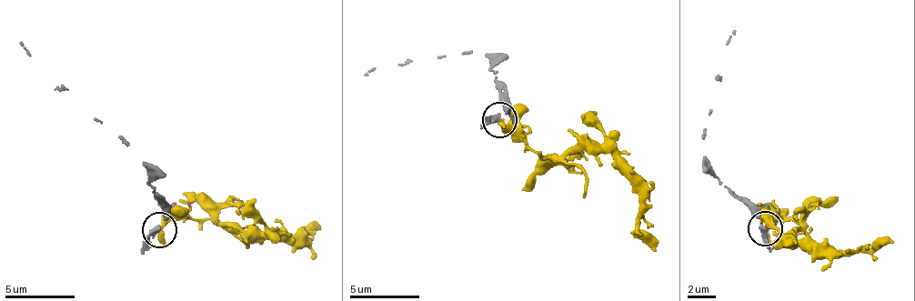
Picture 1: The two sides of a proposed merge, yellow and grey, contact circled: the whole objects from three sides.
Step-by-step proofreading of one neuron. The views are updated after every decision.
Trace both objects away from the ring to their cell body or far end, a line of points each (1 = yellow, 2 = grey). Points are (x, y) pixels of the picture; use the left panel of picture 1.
1: (159, 228), (176, 217), (205, 219), (267, 234), (303, 238), (318, 225)
2: (159, 228), (165, 218), (165, 199), (144, 163), (123, 138), (29, 57), (19, 43)

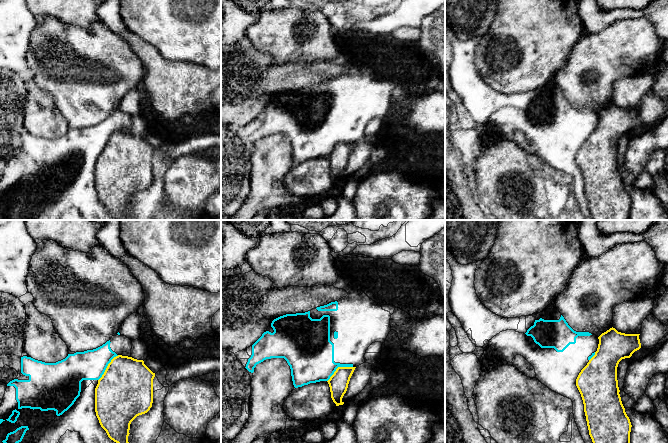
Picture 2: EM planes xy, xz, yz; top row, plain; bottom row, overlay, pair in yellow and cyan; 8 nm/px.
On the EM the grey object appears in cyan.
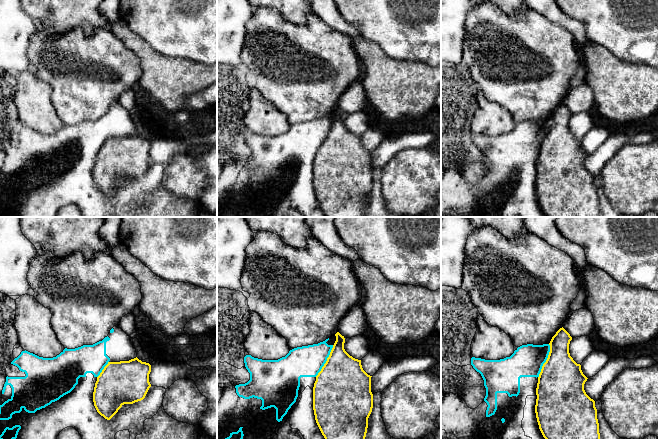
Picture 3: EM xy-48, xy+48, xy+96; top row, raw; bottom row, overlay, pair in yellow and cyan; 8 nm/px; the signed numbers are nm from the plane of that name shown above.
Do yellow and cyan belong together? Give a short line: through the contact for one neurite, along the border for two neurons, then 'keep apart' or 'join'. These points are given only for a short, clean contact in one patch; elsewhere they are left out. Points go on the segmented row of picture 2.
line xz (352, 366), (339, 366), (327, 381); keep apart

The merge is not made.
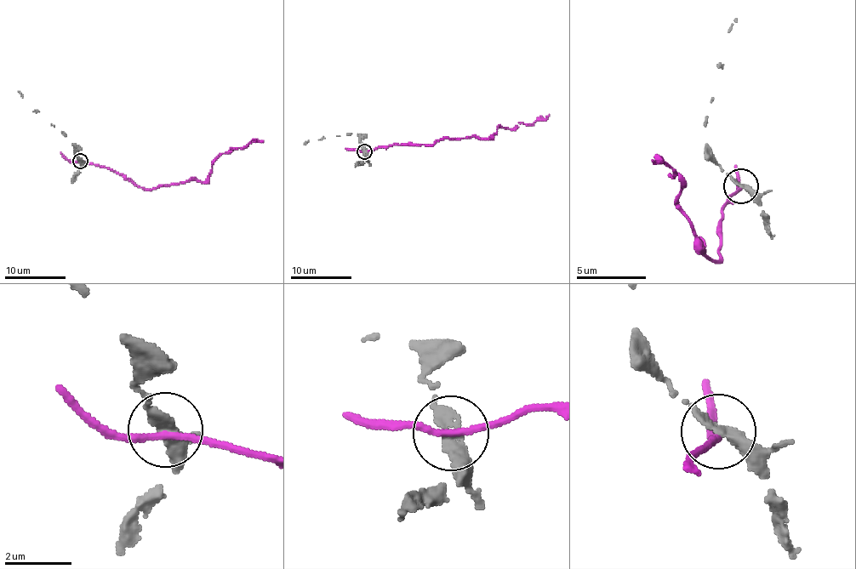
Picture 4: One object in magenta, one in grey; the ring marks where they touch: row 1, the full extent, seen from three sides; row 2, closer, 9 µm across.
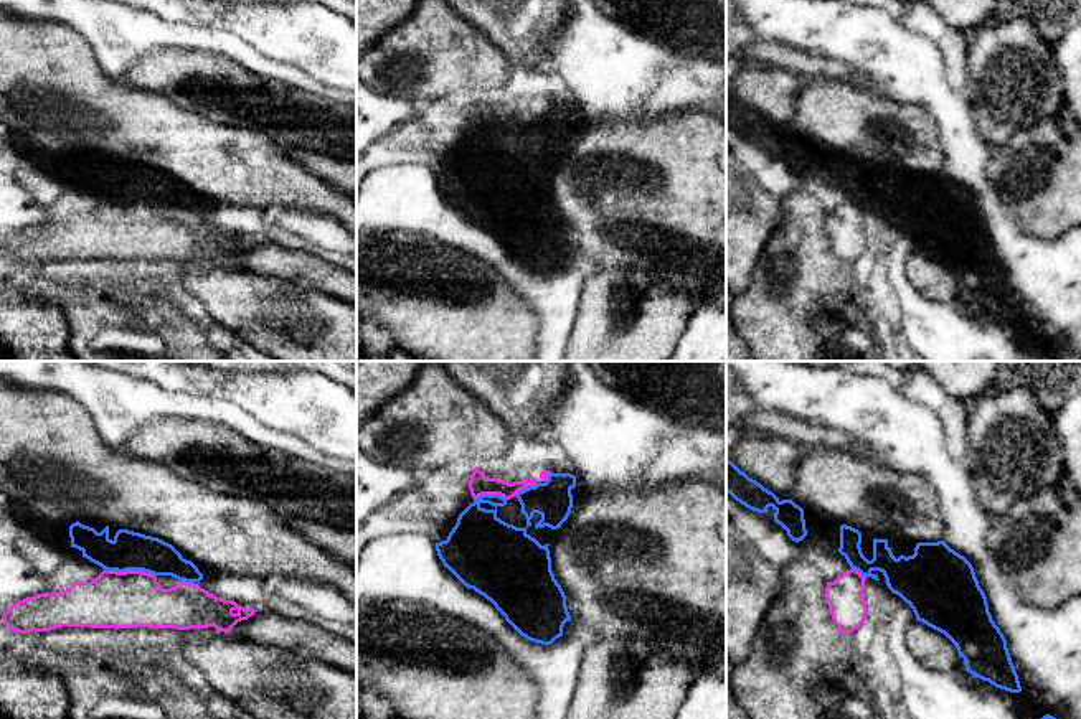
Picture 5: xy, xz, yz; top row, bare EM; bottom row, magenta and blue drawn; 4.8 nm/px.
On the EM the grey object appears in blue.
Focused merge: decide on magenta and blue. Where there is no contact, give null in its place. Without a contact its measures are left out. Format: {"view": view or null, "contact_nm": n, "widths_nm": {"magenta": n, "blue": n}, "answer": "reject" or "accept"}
{"view": "xy", "contact_nm": 260, "widths_nm": {"magenta": 280, "blue": 190}, "answer": "reject"}

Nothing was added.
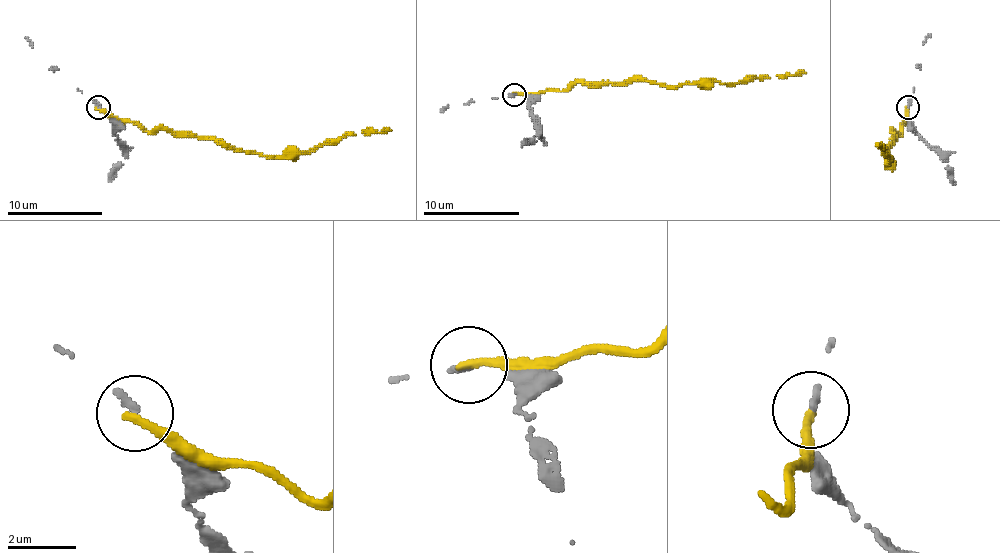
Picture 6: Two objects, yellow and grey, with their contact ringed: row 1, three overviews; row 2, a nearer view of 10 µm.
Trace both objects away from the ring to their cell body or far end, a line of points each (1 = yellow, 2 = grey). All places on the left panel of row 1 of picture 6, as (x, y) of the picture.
1: (98, 107), (148, 131), (191, 132), (264, 156), (298, 156), (348, 135), (391, 130)
2: (98, 107), (112, 124), (125, 157), (108, 181)

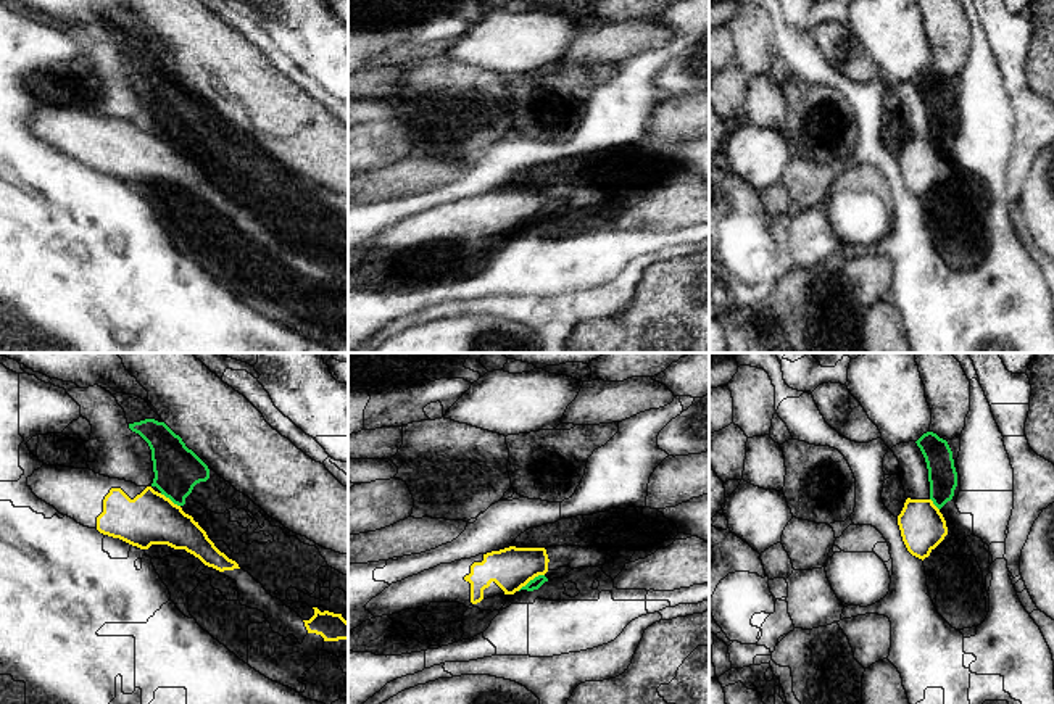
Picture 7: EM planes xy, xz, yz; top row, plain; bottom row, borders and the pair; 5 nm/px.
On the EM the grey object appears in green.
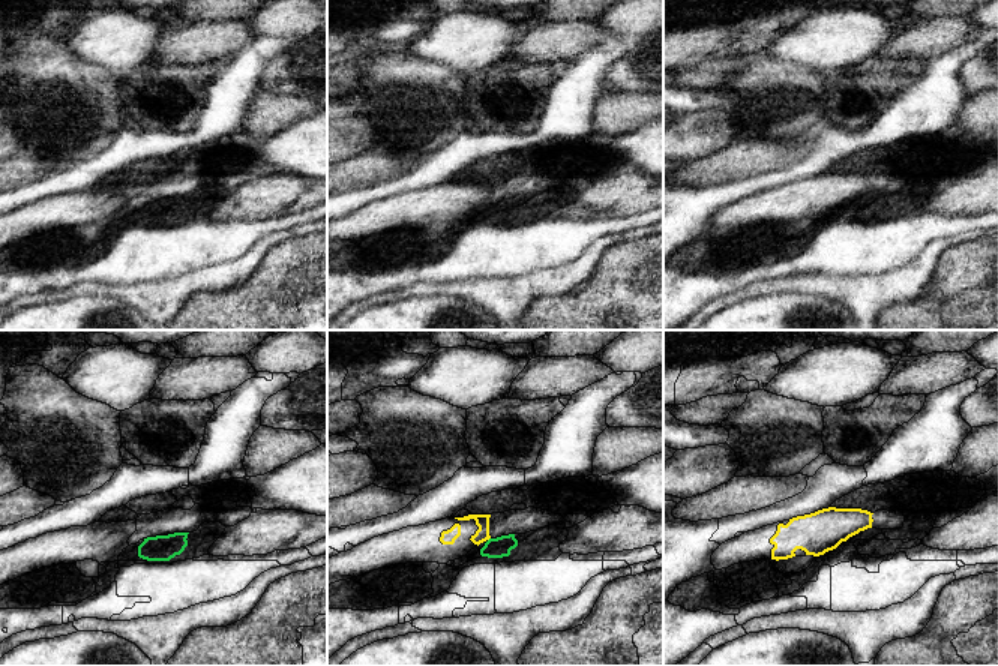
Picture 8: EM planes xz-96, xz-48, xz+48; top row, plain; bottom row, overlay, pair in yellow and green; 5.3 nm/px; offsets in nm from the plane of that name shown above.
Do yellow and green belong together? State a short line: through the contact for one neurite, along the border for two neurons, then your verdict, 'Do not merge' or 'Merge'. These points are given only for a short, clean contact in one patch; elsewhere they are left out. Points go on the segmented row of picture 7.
Line: xz (543, 574), (531, 579), (518, 590). Do not merge

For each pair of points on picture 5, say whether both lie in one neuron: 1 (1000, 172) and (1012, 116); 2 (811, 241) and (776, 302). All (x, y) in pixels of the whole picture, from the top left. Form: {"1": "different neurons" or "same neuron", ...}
{"1": "different neurons", "2": "same neuron"}

